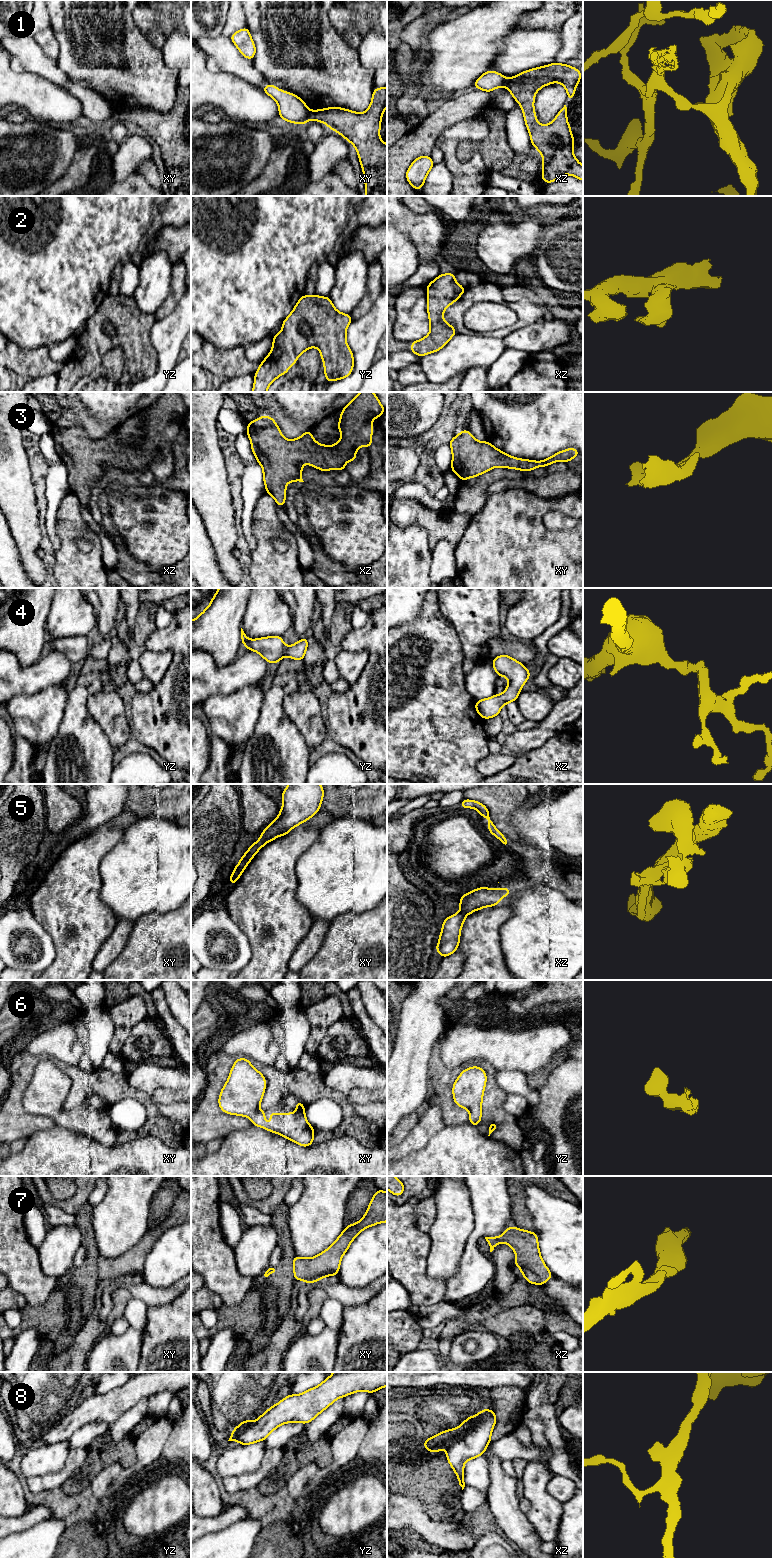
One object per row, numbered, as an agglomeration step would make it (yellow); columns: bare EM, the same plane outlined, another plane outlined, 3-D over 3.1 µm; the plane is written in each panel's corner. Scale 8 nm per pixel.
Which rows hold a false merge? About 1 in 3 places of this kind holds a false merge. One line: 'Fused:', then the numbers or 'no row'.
Fused: 1, 5, 8

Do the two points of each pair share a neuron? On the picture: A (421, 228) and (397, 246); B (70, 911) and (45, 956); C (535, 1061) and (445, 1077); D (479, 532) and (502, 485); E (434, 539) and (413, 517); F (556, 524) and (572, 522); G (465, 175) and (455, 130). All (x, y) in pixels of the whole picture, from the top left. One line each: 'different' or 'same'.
A: different
B: different
C: different
D: different
E: same
F: same
G: same

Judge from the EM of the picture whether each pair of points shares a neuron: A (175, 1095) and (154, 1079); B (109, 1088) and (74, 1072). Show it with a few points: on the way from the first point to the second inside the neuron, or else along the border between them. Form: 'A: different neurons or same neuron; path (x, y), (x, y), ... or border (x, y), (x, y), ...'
A: different neurons; border (180, 1088), (159, 1088), (152, 1097)
B: different neurons; border (95, 1072), (96, 1079), (92, 1092)

